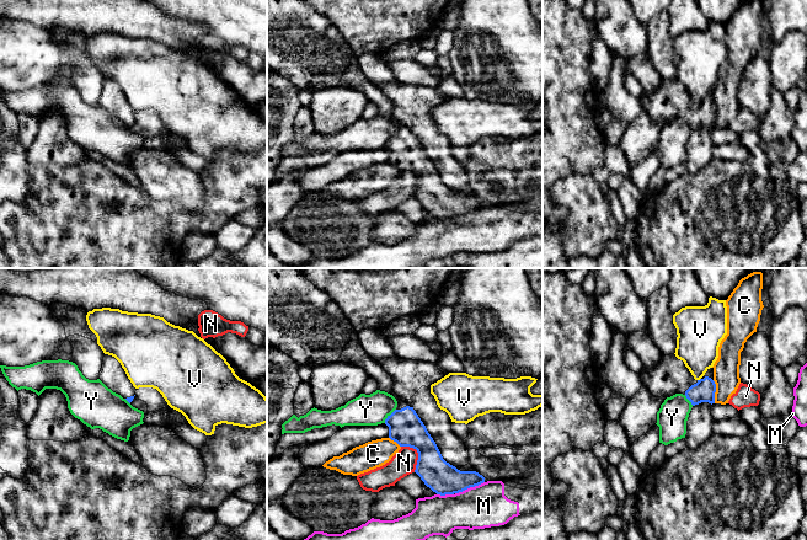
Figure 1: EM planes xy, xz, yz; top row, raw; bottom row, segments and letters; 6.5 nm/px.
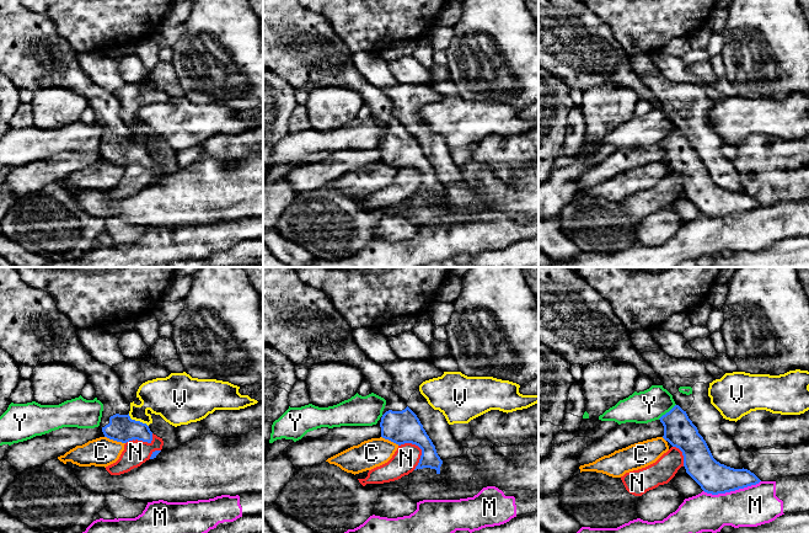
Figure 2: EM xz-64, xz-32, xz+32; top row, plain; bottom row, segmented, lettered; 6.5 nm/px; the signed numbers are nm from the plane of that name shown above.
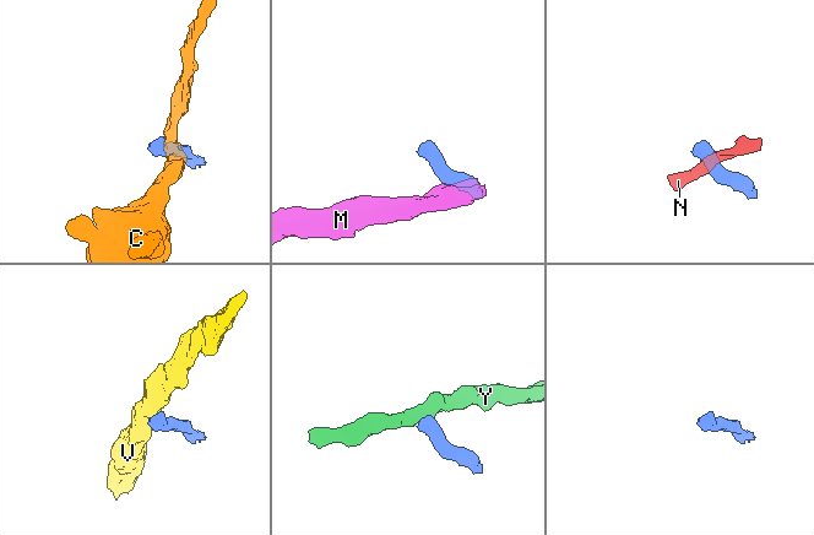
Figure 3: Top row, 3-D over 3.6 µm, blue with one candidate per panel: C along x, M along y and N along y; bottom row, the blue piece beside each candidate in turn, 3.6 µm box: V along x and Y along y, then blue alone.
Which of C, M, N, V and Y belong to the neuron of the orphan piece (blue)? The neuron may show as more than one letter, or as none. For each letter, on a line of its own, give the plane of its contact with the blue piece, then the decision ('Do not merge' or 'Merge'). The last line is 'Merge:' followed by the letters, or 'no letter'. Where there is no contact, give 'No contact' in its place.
C: Touches blue in yz. Do not merge
M: Touches blue in xz. Do not merge
N: Touches blue in xz. Do not merge
V: Touches blue in yz. Do not merge
Y: Touches blue in xz. Do not merge
Merge: no letter

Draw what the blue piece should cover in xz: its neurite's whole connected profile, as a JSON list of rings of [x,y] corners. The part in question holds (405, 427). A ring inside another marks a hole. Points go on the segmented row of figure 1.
[[[267,268],[267,343],[288,354],[298,365],[312,368],[322,363],[344,362],[363,368],[368,378],[378,381],[378,390],[396,399],[396,410],[385,419],[389,438],[400,447],[417,450],[418,460],[415,472],[437,494],[459,493],[485,482],[485,477],[479,472],[460,471],[443,459],[413,407],[410,407],[394,392],[391,376],[363,349],[357,331],[340,306],[327,293],[309,282],[299,268]]]

